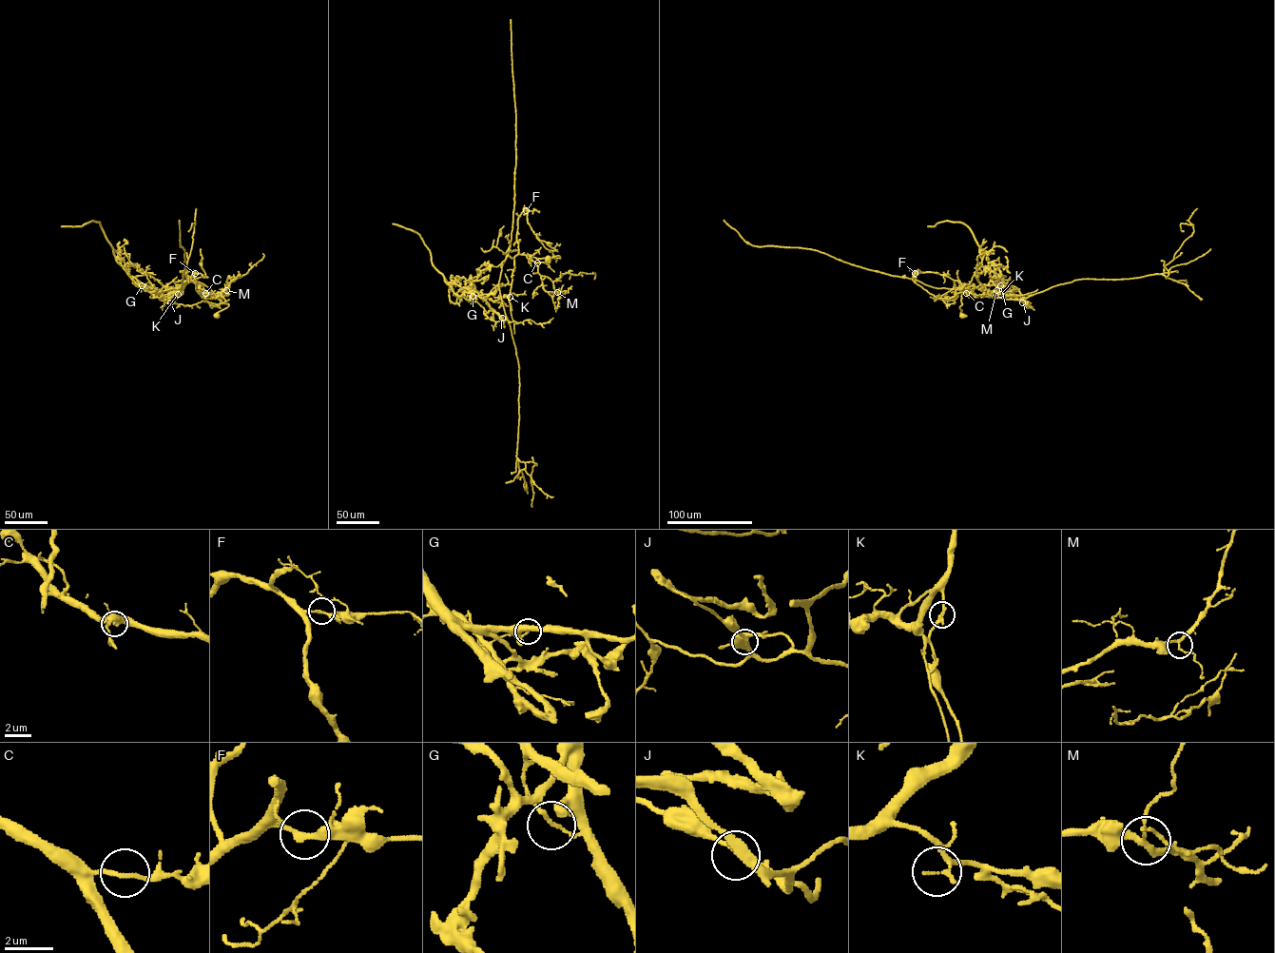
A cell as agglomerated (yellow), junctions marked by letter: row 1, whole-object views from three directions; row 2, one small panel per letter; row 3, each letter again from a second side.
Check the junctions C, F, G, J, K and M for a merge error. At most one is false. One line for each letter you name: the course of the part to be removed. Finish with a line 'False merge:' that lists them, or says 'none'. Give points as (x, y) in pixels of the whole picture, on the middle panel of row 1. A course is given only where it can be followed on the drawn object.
G: foreign part runs (473, 296), (473, 291), (468, 287), (461, 296), (455, 295), (434, 267), (430, 250), (418, 235), (393, 223)
False merge: G

